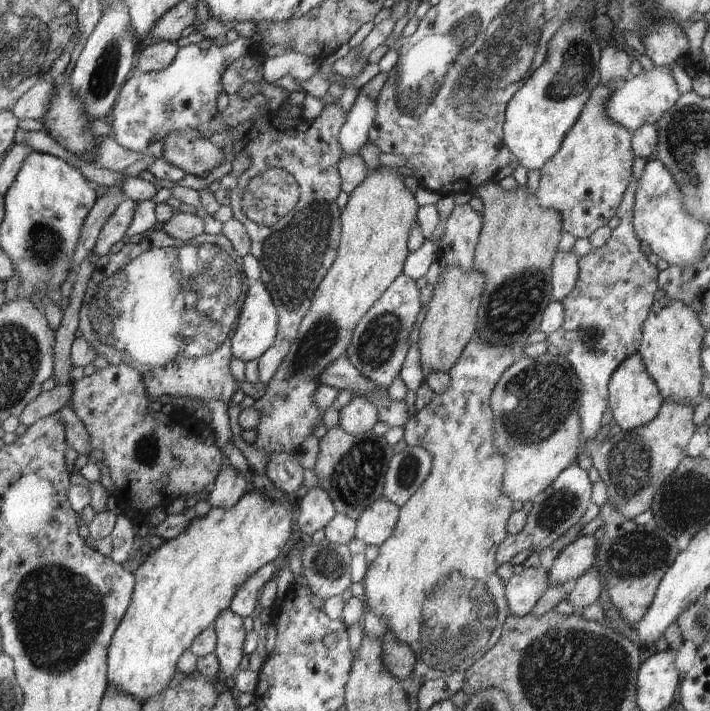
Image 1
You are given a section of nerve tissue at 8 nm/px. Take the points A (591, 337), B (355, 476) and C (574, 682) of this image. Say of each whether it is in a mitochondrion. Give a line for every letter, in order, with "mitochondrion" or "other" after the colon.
A: mitochondrion
B: mitochondrion
C: mitochondrion

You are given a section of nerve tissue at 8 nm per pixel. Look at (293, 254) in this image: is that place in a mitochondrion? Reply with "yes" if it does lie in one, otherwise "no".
yes

